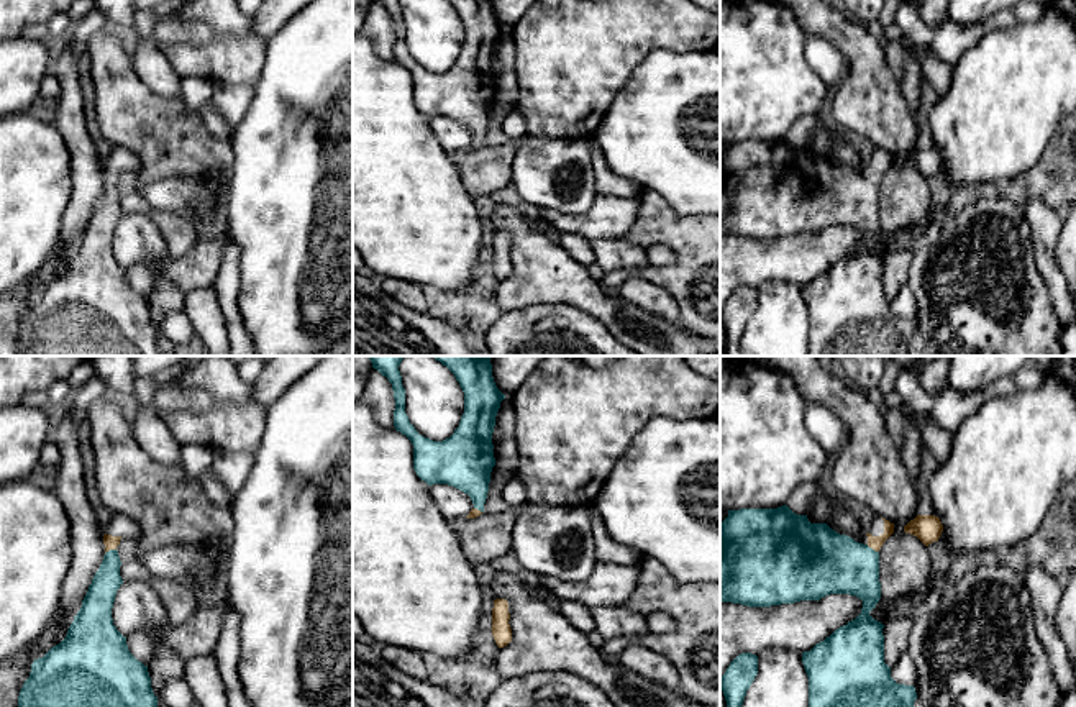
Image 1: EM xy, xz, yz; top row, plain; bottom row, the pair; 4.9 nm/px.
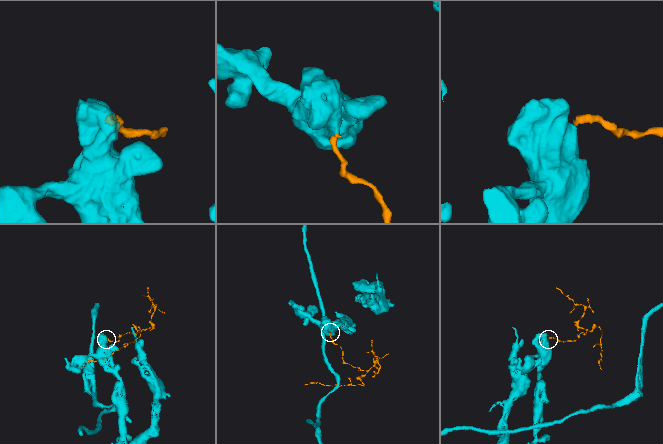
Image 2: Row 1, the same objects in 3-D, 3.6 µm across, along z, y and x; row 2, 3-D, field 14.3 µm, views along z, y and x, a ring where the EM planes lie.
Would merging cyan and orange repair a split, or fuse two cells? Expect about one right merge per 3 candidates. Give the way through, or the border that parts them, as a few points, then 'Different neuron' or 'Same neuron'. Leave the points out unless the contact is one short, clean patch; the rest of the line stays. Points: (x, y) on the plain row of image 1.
Path across: xy (100, 228), (110, 200), (110, 182), (110, 174). Same neuron

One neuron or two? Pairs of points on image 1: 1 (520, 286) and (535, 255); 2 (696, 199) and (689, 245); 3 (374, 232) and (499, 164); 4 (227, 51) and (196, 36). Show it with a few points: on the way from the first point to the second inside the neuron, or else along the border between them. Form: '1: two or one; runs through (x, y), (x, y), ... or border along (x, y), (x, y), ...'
1: one; runs through (528, 278), (535, 271), (535, 263)
2: two; border along (660, 196), (681, 214), (702, 215)
3: two; border along (450, 156), (466, 192), (473, 199)
4: two; border along (218, 33), (209, 43), (171, 43)

